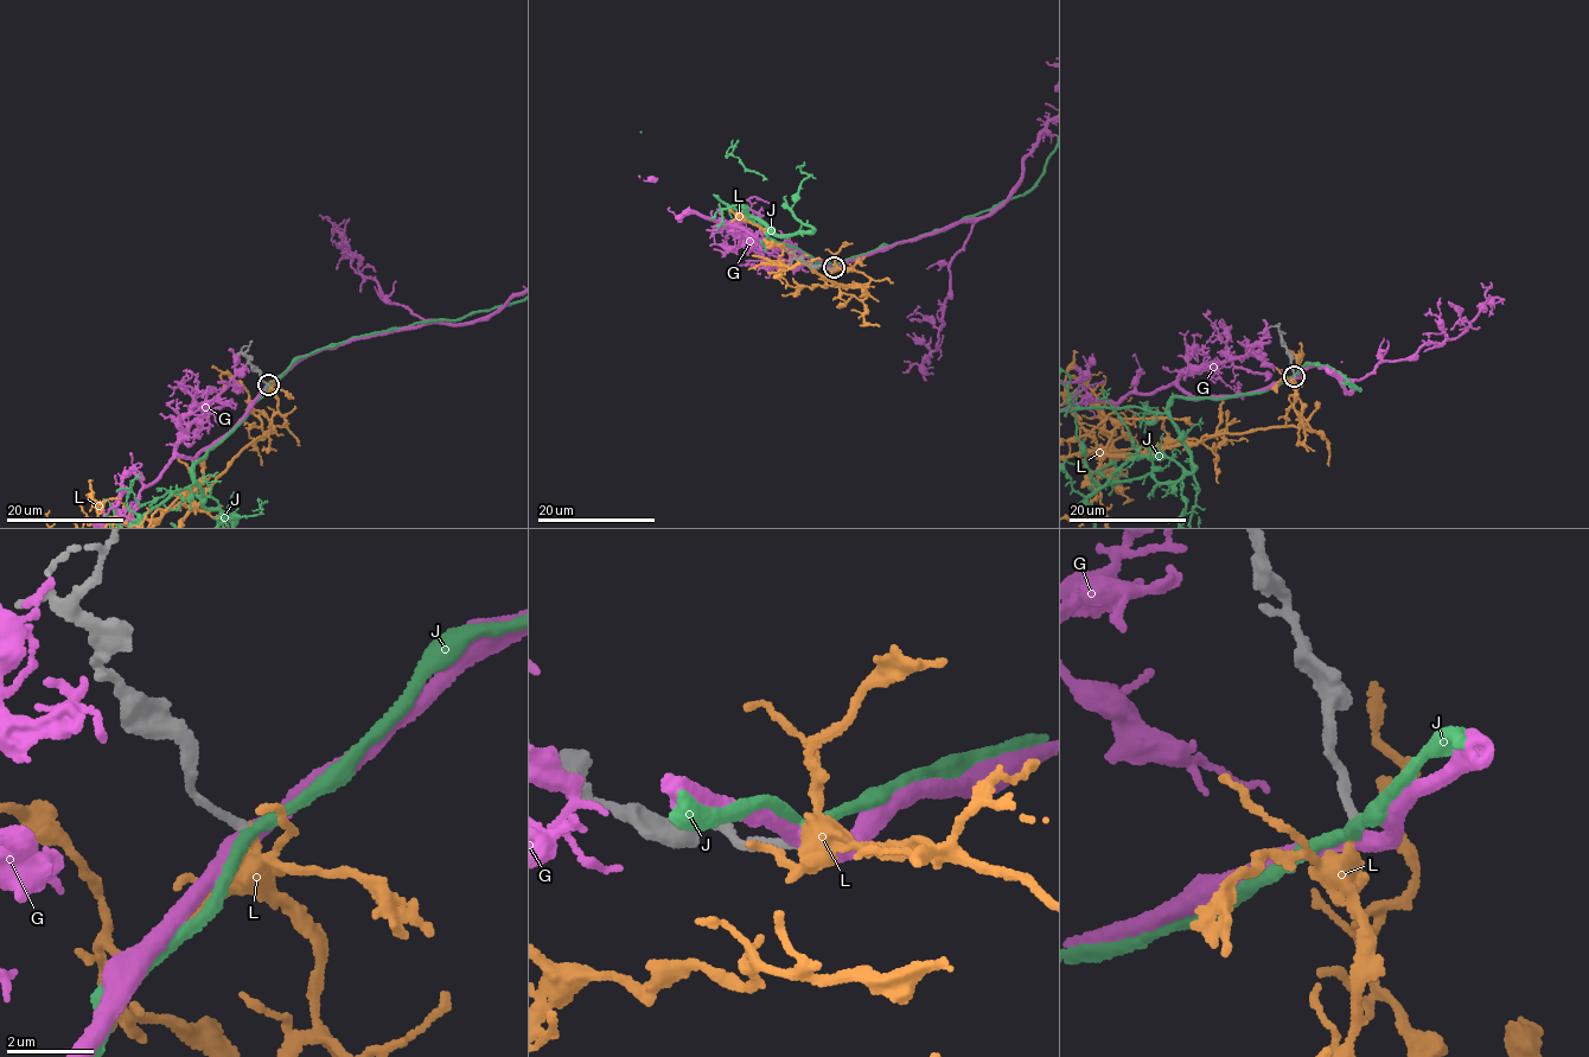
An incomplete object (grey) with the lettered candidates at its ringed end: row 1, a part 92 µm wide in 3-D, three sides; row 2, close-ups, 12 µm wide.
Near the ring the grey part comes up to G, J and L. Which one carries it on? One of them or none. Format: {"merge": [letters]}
{"merge": ["L"]}

